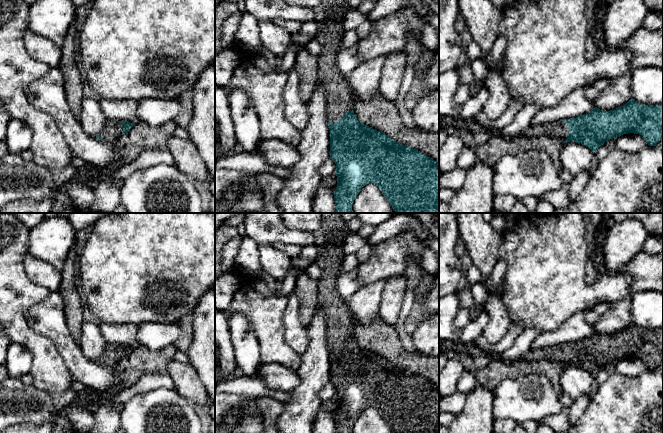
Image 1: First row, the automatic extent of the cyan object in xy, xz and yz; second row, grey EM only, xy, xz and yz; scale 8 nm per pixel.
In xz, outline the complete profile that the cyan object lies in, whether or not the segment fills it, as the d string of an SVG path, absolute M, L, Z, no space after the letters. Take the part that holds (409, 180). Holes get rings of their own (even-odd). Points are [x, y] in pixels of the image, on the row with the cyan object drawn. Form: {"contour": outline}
{"contour": "M334 17L331 19L327 19L326 21L320 23L320 29L318 30L318 33L315 37L315 39L321 45L321 52L318 55L318 81L326 91L326 101L327 101L326 113L327 113L327 119L328 119L328 126L330 130L330 158L336 164L335 174L337 176L337 187L334 191L335 213L353 213L352 205L354 203L356 196L358 195L360 190L366 184L369 184L369 183L376 184L380 188L380 190L382 191L382 194L389 201L395 213L439 213L439 163L431 159L430 157L422 154L420 151L415 150L408 145L402 145L396 142L395 140L393 140L390 136L386 135L385 133L381 131L377 131L372 127L369 127L357 120L352 110L353 108L352 101L353 101L354 95L349 87L349 84L345 76L339 73L338 68L336 66L336 60L341 50L340 44L342 40L342 34L339 31L342 29L343 25L344 25L344 19L341 17Z"}

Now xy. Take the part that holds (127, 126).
{"contour": "M107 120L102 132L96 138L114 144L121 135L128 132L133 126L134 123L127 121Z"}

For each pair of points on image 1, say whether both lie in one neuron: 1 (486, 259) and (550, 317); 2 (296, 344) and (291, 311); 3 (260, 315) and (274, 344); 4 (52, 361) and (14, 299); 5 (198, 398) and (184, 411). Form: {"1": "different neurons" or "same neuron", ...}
{"1": "different neurons", "2": "same neuron", "3": "same neuron", "4": "same neuron", "5": "different neurons"}

